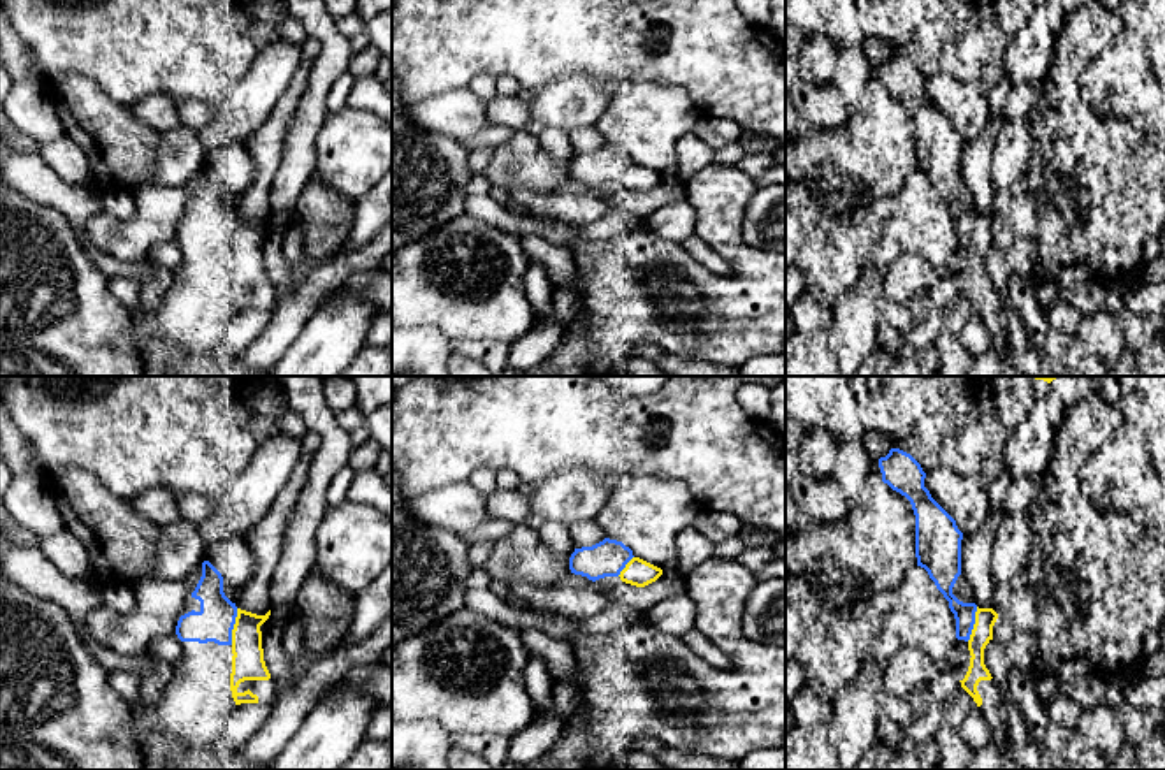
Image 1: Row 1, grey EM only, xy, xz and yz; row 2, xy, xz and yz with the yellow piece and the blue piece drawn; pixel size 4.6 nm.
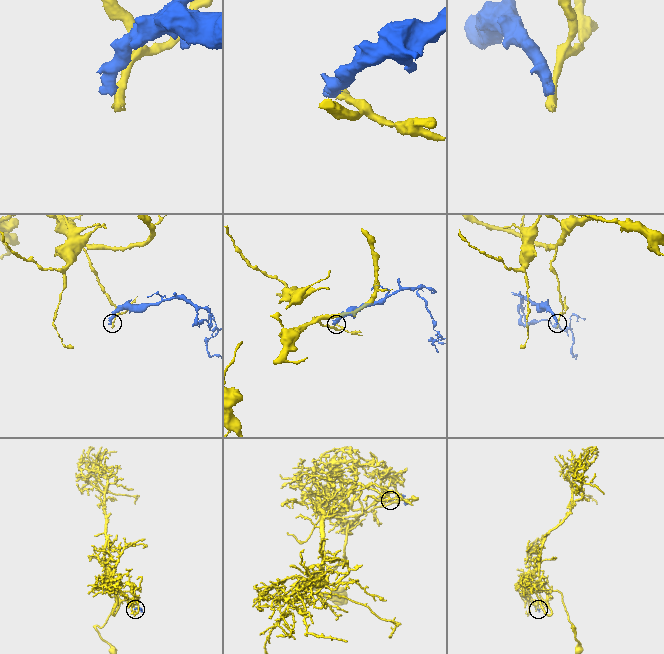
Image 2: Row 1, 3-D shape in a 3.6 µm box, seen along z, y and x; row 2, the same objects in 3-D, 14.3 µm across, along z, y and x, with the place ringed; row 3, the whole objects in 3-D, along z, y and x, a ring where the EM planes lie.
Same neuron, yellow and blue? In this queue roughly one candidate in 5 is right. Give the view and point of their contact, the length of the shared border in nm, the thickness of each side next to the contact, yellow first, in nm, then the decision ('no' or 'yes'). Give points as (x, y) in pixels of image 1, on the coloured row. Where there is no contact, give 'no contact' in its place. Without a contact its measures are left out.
xy (234, 626) | 170 nm | 150/170 nm | no

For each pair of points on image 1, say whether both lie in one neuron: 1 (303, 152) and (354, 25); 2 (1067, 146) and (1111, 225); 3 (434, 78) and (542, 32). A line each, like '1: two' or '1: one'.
1: two
2: one
3: one

